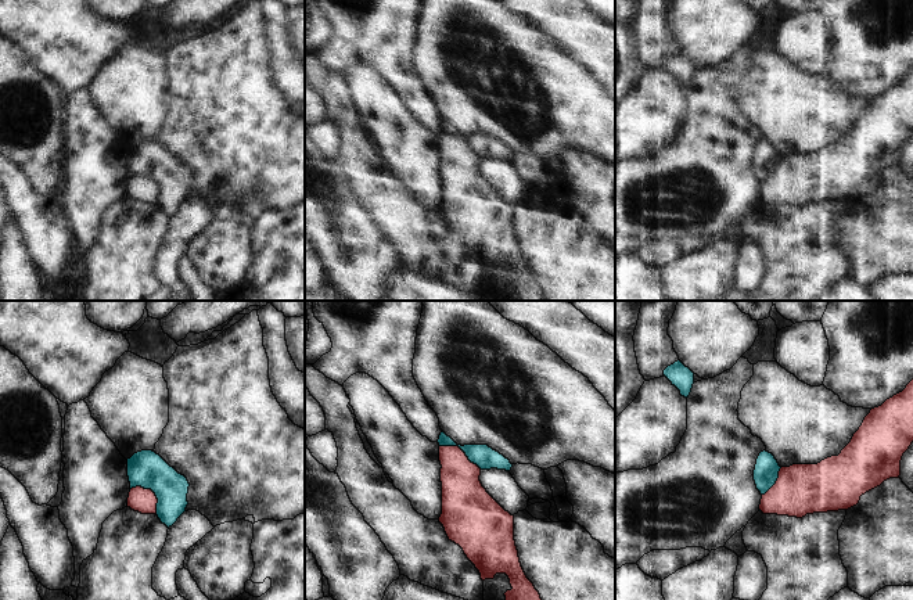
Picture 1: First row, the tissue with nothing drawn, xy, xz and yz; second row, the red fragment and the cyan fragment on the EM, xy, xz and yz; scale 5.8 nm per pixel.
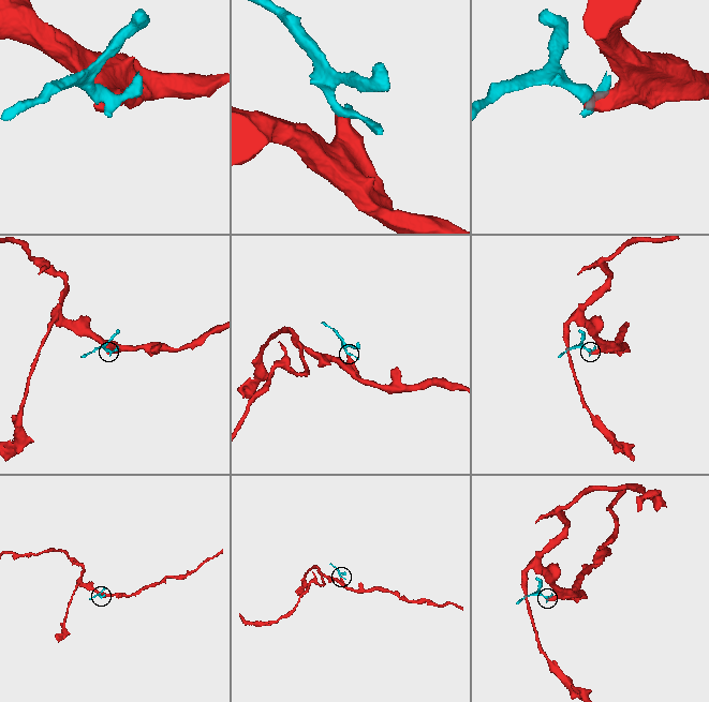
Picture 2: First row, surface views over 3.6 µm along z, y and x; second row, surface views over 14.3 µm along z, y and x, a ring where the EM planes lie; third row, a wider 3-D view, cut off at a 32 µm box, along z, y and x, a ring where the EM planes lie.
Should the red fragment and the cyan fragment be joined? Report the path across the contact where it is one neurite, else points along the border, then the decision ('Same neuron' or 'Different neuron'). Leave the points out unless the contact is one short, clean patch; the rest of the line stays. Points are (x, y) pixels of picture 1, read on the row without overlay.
Boundary: xy (132, 176), (148, 178), (154, 183), (157, 203). Different neuron

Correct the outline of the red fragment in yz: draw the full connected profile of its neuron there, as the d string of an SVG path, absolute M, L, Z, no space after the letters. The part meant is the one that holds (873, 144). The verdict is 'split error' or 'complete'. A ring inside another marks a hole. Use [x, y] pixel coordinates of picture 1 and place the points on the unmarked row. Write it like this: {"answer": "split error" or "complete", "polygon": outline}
{"answer": "complete", "polygon": "M913 69L906 78L874 97L865 107L851 132L838 145L817 154L792 154L781 157L776 173L762 184L759 200L802 208L806 204L848 200L860 186L889 168L899 168L901 150L913 132Z"}

